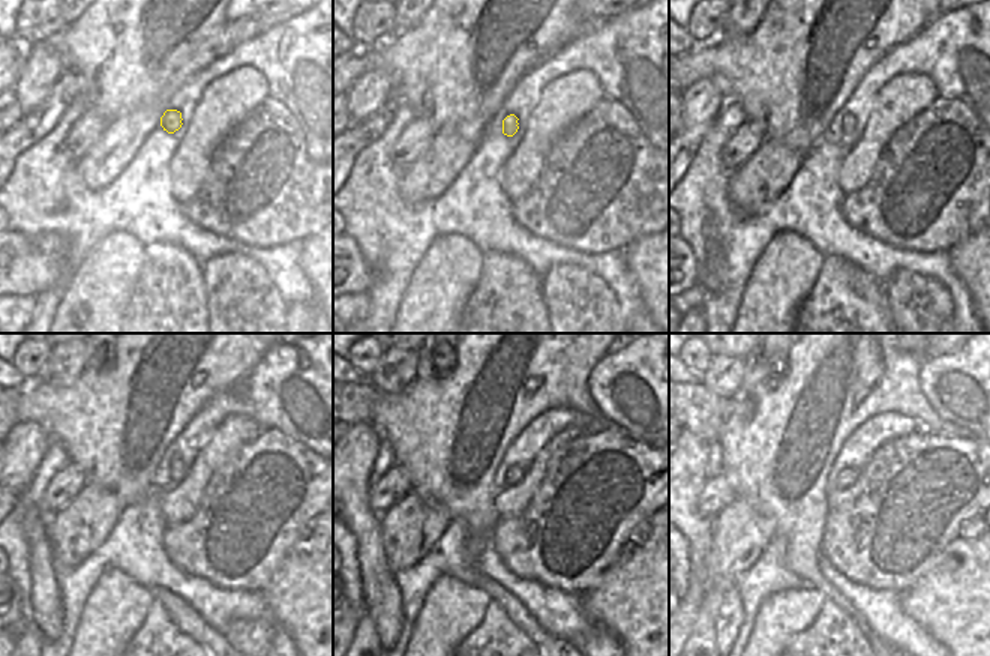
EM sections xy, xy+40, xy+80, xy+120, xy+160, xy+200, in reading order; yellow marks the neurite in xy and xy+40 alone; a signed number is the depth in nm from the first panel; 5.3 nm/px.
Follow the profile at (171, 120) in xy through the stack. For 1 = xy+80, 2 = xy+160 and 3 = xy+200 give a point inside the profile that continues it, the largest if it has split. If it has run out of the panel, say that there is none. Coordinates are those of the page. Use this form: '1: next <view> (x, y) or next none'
1: next xy+80 (848, 123)
2: next xy+160 (513, 475)
3: next xy+200 (846, 478)

